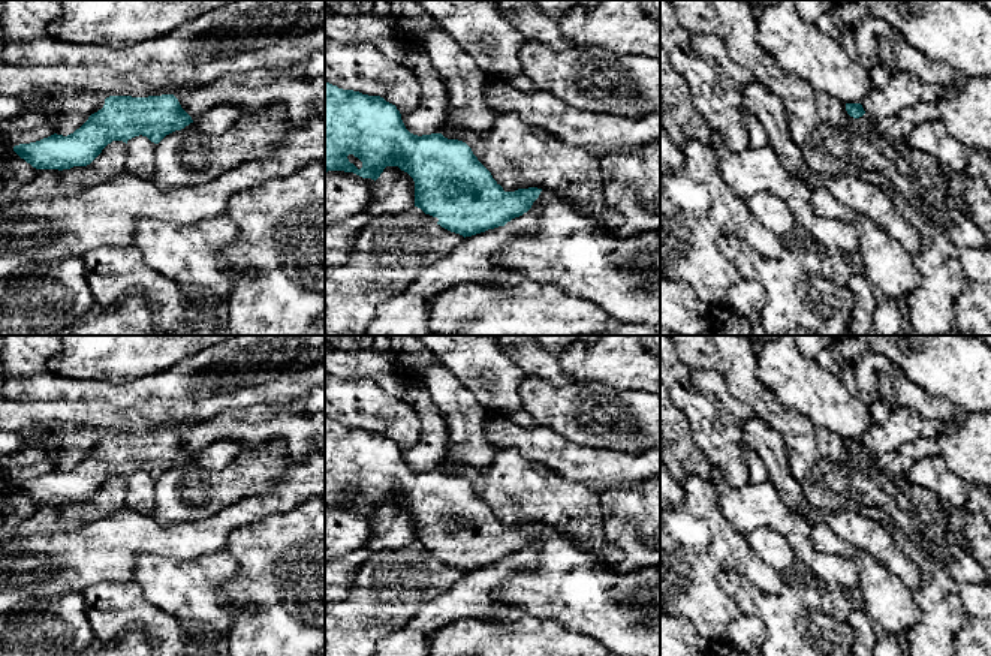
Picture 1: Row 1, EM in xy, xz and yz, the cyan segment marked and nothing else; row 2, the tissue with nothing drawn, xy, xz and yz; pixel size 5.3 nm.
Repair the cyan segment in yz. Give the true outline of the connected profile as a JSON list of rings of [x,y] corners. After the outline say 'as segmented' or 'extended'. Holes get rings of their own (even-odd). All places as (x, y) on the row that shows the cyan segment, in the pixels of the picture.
[[[919,102],[901,108],[897,114],[888,114],[874,118],[867,114],[861,103],[846,103],[846,111],[853,118],[861,118],[874,126],[882,135],[894,139],[898,145],[904,145],[910,132],[921,123],[940,120],[937,103]]] | extended

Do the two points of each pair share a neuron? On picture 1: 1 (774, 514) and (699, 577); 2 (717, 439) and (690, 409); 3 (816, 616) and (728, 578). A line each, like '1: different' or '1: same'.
1: different
2: same
3: same

